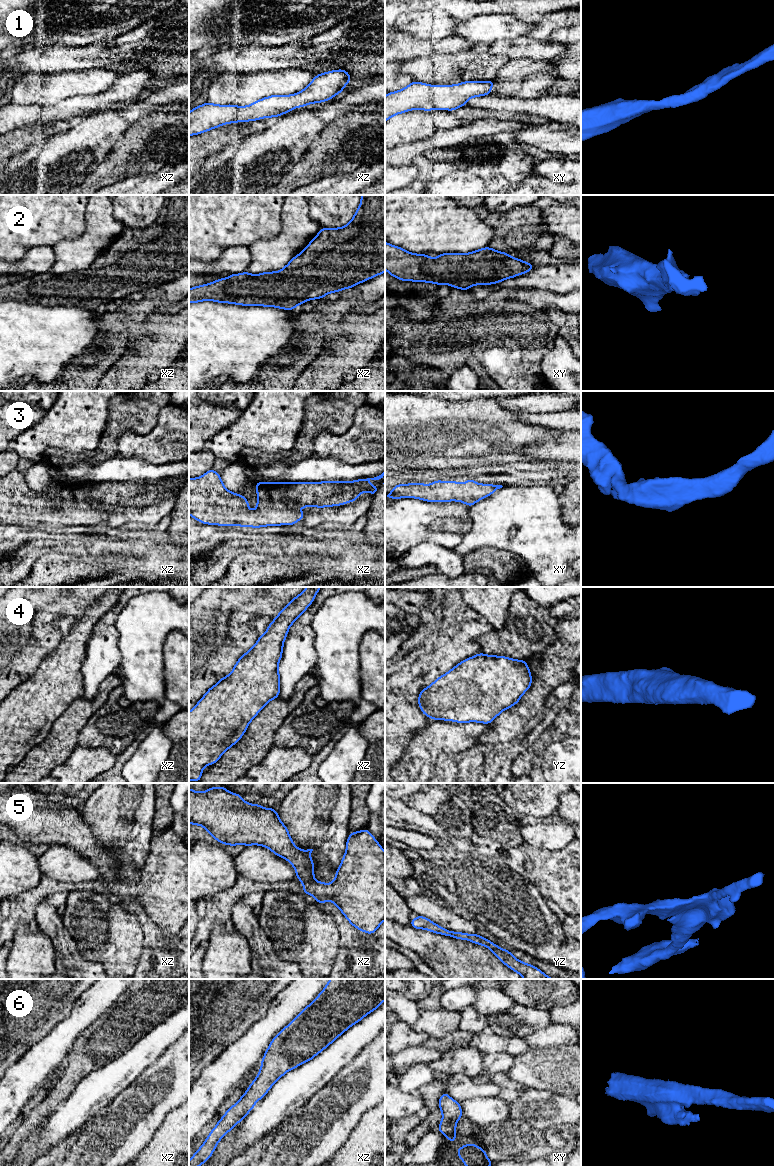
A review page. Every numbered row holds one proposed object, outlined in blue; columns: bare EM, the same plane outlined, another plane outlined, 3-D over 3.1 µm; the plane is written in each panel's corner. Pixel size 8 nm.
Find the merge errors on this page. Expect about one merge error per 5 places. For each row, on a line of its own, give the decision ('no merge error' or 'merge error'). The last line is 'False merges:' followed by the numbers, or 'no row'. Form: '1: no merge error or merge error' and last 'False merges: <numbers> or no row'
1: no merge error
2: no merge error
3: no merge error
4: no merge error
5: no merge error
6: no merge error
False merges: no row

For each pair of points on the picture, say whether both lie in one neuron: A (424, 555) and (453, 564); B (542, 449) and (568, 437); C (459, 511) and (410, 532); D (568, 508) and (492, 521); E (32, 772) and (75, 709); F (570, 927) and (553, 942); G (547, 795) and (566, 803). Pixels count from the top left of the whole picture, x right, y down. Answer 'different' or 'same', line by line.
A: same
B: same
C: same
D: different
E: same
F: different
G: different

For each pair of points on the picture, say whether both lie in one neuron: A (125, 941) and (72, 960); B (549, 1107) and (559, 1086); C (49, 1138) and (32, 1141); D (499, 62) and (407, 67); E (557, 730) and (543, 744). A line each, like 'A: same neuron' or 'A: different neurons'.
A: different neurons
B: different neurons
C: different neurons
D: same neuron
E: same neuron

